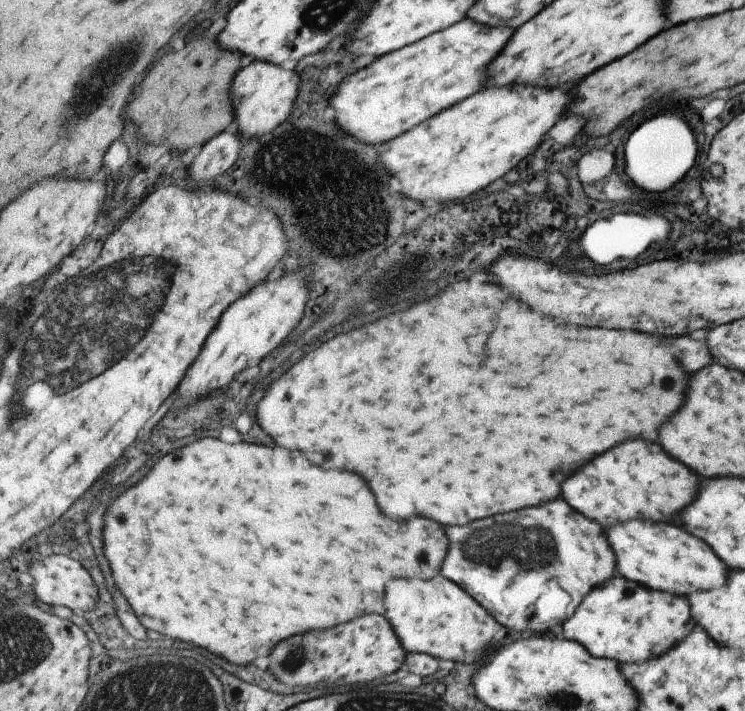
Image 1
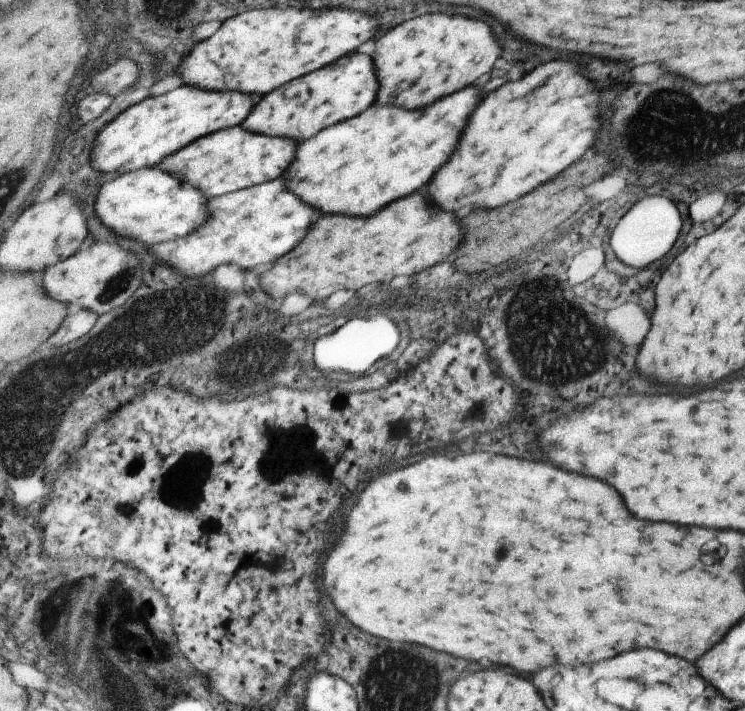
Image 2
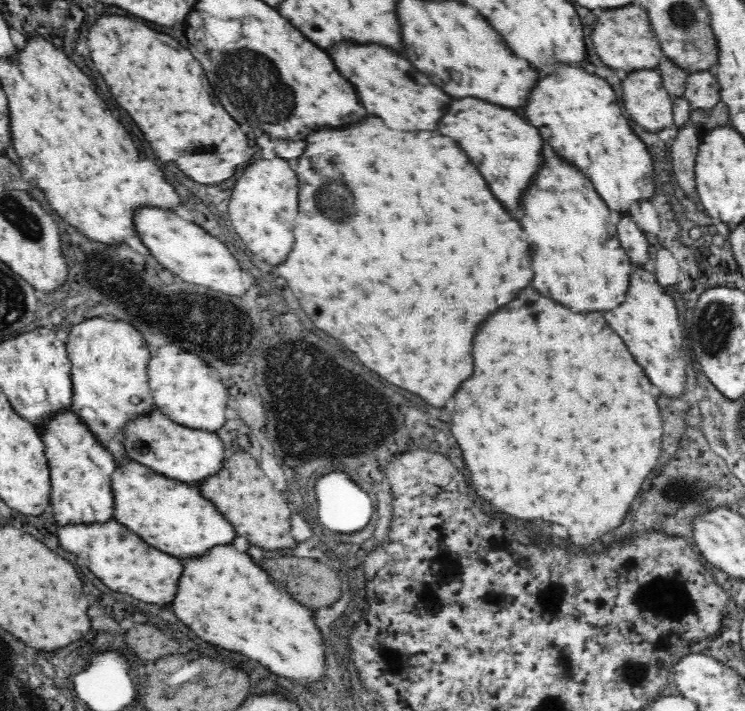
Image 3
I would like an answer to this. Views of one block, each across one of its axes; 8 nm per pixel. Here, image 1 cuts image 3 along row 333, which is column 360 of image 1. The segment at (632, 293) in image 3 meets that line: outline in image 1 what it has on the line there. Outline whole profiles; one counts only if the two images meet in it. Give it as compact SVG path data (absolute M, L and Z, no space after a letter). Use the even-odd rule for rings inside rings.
M367 614L367 616L361 616L361 618L351 620L347 624L339 624L335 628L327 628L327 630L319 630L319 632L317 630L303 632L303 634L297 634L297 636L291 636L291 638L279 642L273 648L273 654L271 654L273 664L269 665L267 671L274 675L281 685L295 688L295 690L299 686L313 686L319 682L359 684L359 682L371 682L371 680L379 680L389 674L397 673L401 668L404 668L406 654L400 638L397 638L393 626L389 624L389 620L379 614Z

